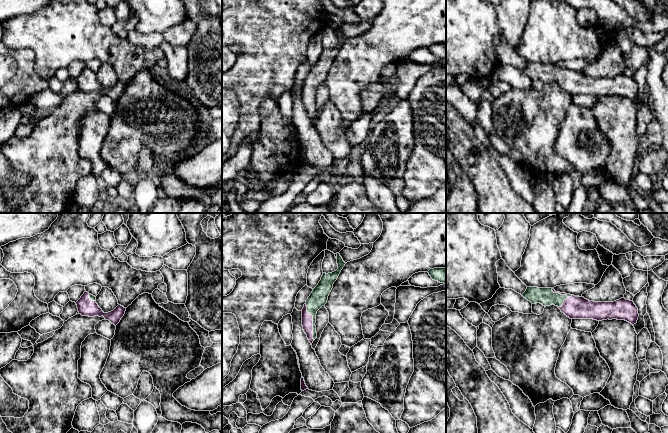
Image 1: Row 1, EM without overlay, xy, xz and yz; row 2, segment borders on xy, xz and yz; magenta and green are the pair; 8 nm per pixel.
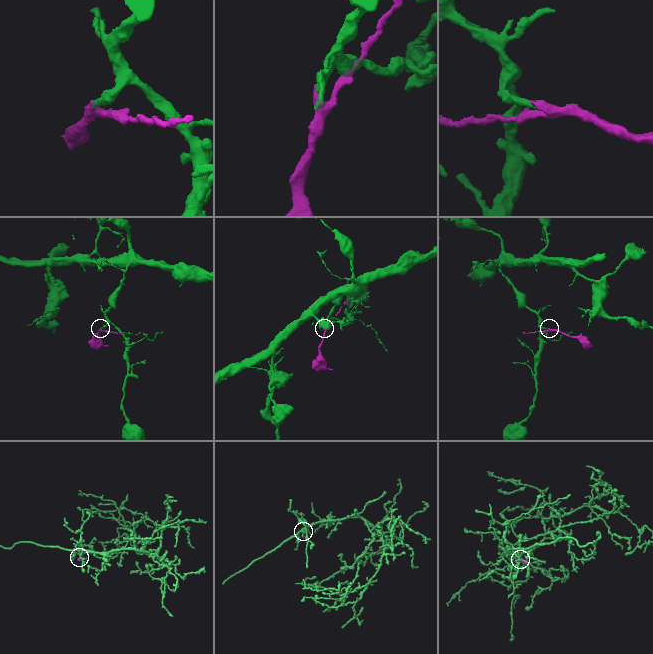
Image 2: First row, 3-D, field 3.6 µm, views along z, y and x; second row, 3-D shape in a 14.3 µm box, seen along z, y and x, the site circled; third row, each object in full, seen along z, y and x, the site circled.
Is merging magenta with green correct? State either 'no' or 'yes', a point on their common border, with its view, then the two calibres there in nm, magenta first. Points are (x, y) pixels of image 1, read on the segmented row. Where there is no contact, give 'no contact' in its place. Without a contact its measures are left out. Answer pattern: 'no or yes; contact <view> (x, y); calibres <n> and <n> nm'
yes; contact xz (312, 321); calibres 100 and 140 nm

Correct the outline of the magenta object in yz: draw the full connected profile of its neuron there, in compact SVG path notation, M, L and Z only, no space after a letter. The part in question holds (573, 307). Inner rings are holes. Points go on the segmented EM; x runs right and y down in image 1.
M527 287L522 294L532 304L555 305L570 319L625 320L637 323L638 308L633 301L621 298L614 302L594 302L584 297L556 292L553 288Z

